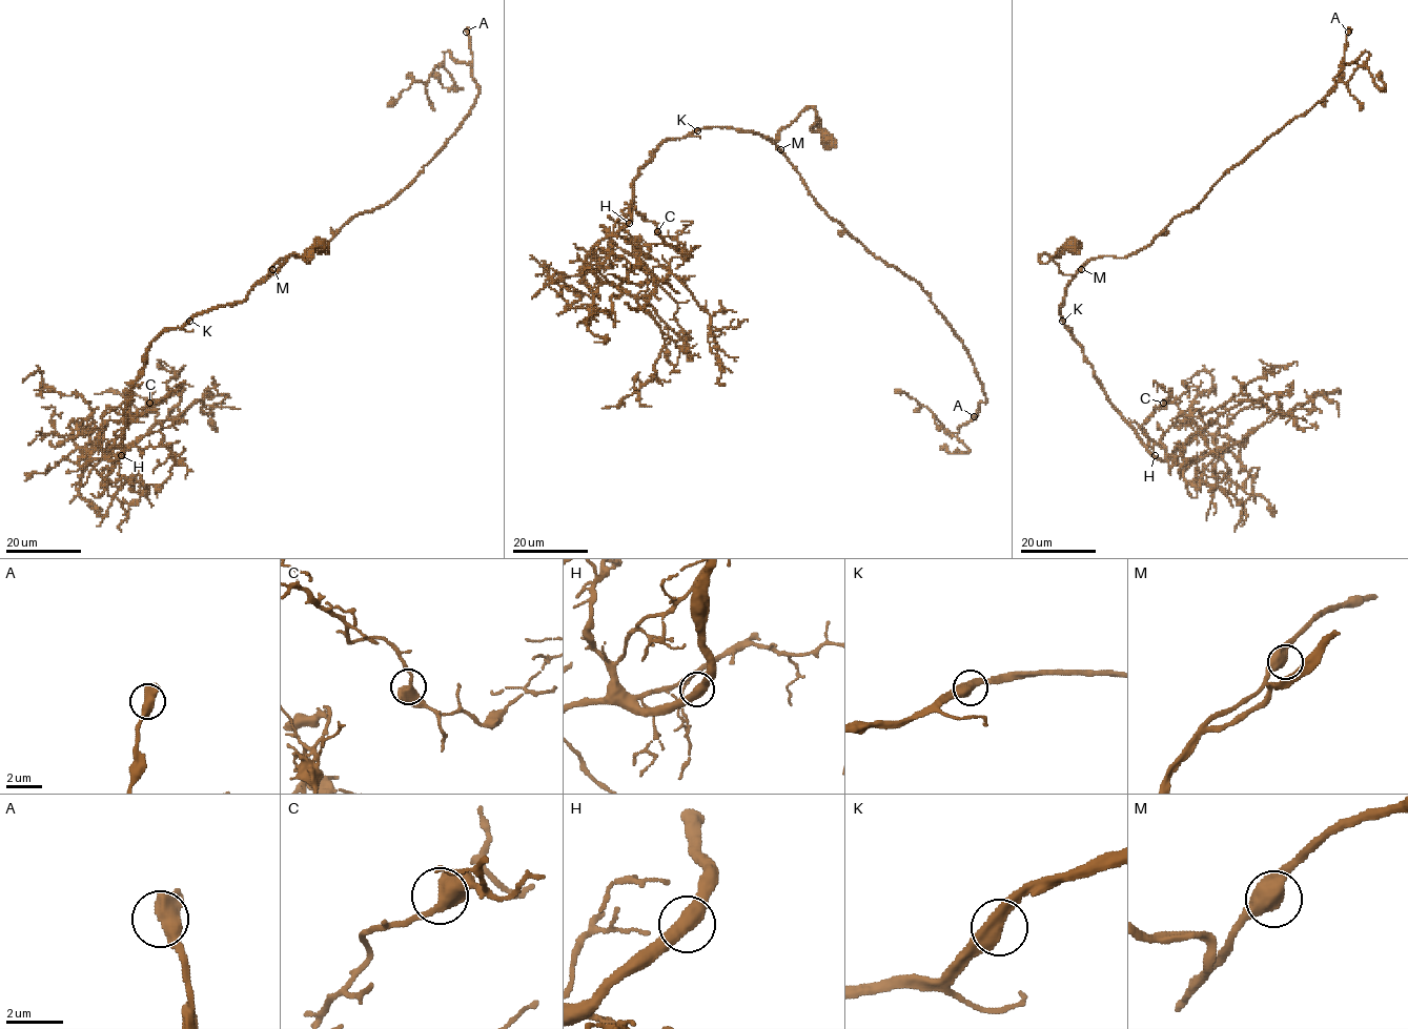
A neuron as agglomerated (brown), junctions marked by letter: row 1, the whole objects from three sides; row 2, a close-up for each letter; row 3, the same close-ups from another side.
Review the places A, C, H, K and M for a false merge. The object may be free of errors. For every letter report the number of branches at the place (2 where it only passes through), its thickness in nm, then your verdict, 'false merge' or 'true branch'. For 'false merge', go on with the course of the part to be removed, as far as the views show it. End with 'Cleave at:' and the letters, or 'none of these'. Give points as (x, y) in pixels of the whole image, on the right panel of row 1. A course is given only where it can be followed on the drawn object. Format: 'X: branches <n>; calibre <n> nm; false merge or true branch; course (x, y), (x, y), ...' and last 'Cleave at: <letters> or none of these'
A: branches 2; calibre 480 nm; true branch
C: branches 2; calibre 480 nm; true branch
H: branches 2; calibre 480 nm; true branch
K: branches 2; calibre 480 nm; true branch
M: branches 2; calibre 500 nm; true branch
Cleave at: none of these

